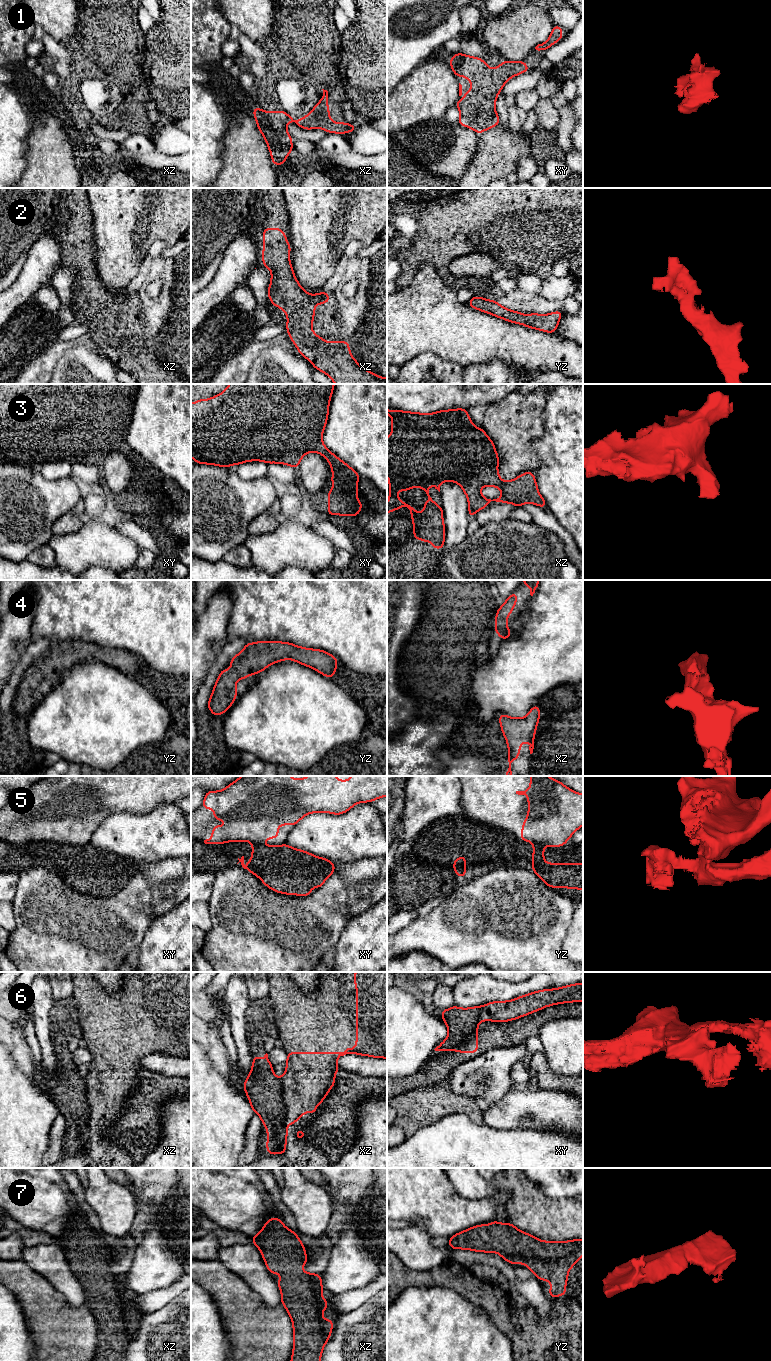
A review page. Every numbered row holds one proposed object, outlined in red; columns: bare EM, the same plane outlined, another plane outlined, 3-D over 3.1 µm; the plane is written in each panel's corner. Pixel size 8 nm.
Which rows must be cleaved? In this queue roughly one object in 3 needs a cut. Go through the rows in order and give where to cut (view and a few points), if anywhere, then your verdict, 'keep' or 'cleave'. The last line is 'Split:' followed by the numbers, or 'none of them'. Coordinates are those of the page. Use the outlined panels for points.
1: no cut | keep
2: no cut | keep
3: no cut | keep
4: no cut | keep
5: yz (534, 843), (541, 843), (543, 845) | cleave
6: xz (280, 1078), (283, 1084), (283, 1101), (287, 1109), (288, 1123) | cleave
7: no cut | keep
Split: 5, 6

